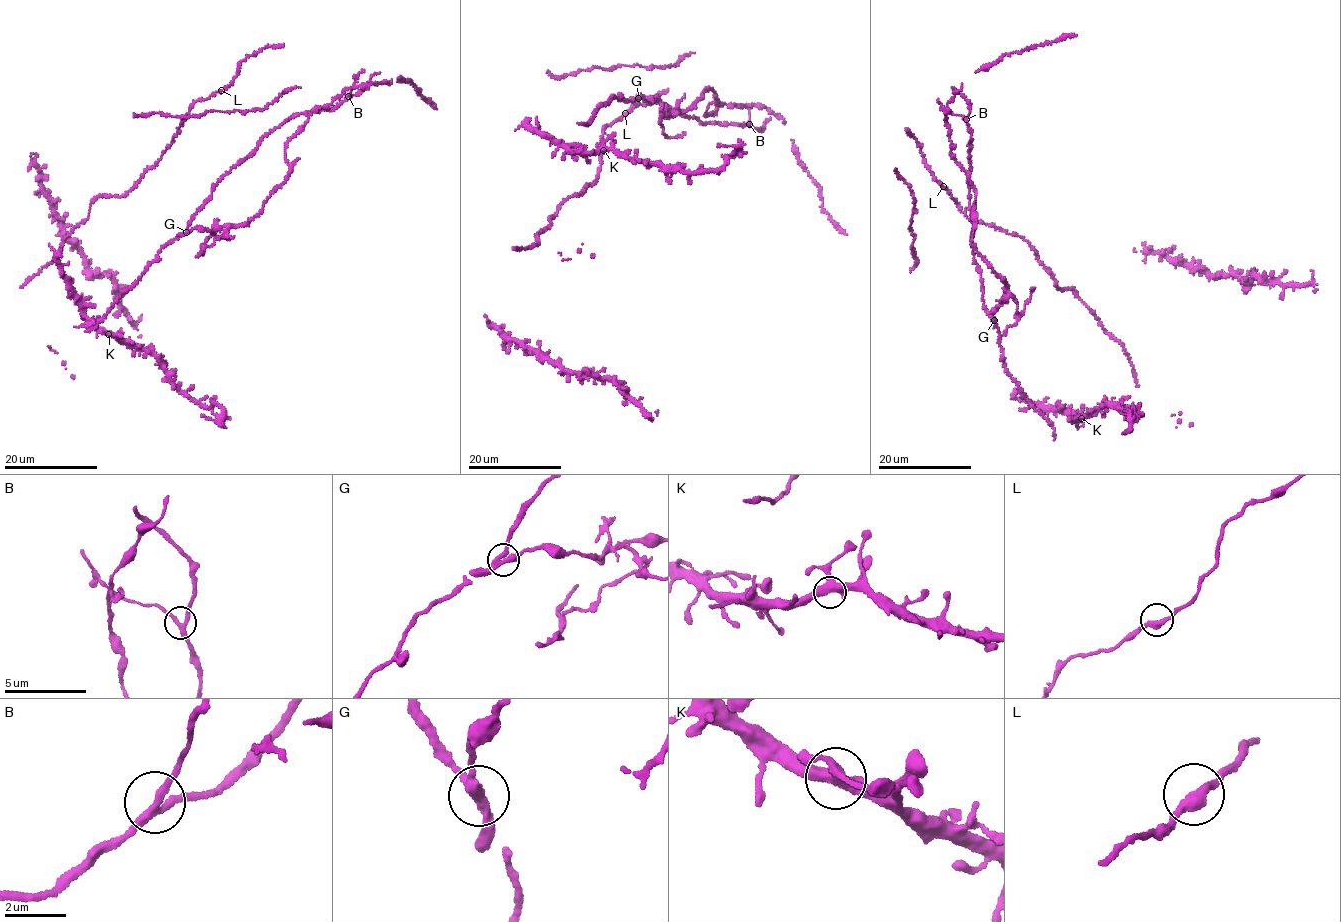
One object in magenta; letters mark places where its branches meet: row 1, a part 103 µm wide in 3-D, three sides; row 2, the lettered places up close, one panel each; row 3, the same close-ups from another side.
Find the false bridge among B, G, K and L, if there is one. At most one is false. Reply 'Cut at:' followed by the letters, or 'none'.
Cut at: G

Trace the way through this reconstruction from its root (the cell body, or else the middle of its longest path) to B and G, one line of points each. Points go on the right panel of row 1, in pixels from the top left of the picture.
B: (969, 201), (967, 176), (972, 133), (966, 119)
G: (969, 201), (974, 227), (970, 241), (973, 259), (981, 276), (983, 303), (994, 320)

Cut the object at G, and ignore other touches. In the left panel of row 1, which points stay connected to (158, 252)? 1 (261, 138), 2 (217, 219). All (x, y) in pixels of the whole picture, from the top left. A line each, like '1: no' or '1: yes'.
1: yes
2: no

